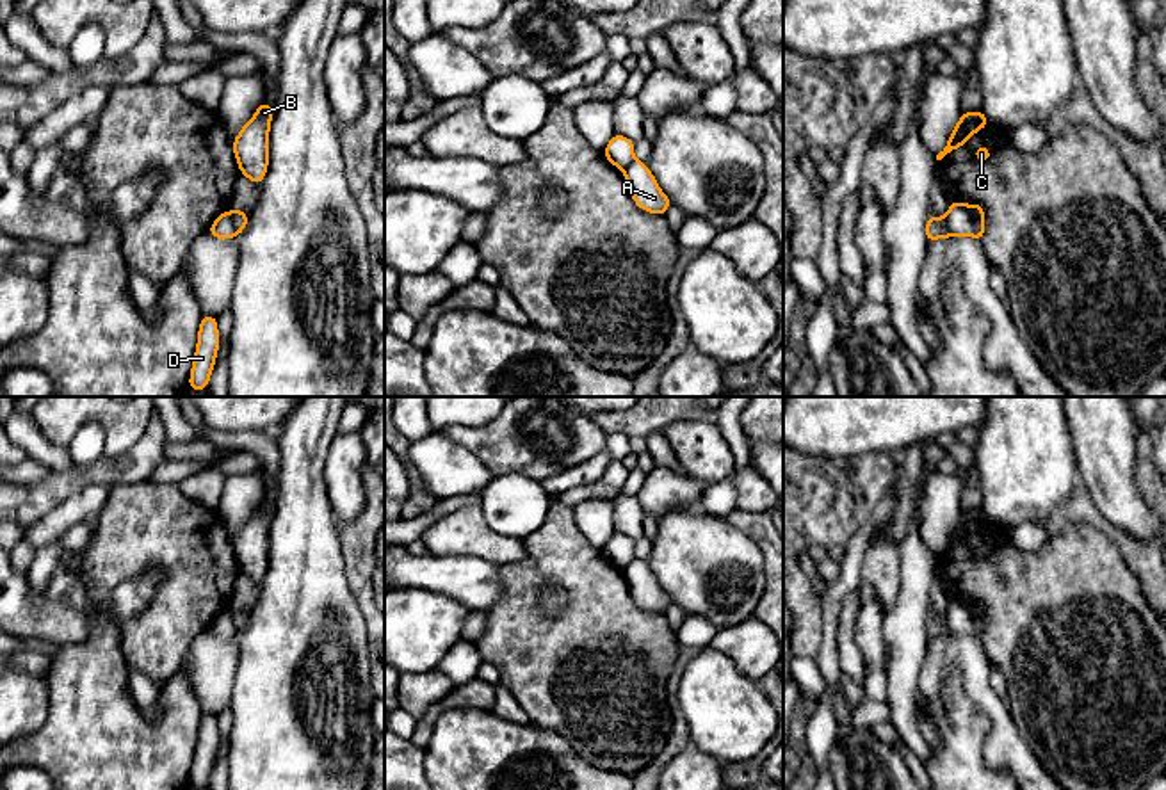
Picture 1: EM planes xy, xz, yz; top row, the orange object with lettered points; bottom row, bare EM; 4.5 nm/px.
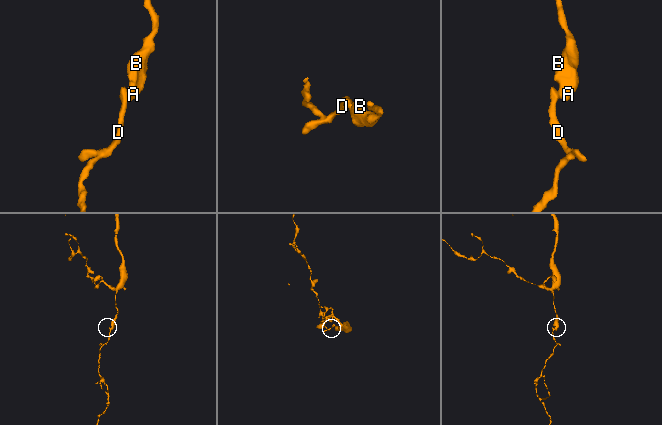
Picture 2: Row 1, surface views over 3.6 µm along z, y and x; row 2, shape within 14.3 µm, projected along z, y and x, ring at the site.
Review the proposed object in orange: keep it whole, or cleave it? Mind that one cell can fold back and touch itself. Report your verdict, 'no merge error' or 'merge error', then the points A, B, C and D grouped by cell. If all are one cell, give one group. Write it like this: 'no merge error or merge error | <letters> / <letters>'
merge error | A B C / D

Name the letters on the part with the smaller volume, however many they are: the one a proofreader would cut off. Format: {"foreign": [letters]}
{"foreign": ["D"]}

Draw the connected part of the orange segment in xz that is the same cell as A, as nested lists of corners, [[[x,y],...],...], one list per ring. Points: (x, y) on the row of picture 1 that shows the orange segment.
[[[634,160],[627,169],[623,169],[623,176],[627,180],[630,198],[641,210],[664,215],[673,205],[660,190],[646,162]]]

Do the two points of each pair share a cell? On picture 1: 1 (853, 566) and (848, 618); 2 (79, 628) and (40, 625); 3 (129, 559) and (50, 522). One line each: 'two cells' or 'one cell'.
1: two cells
2: one cell
3: two cells

